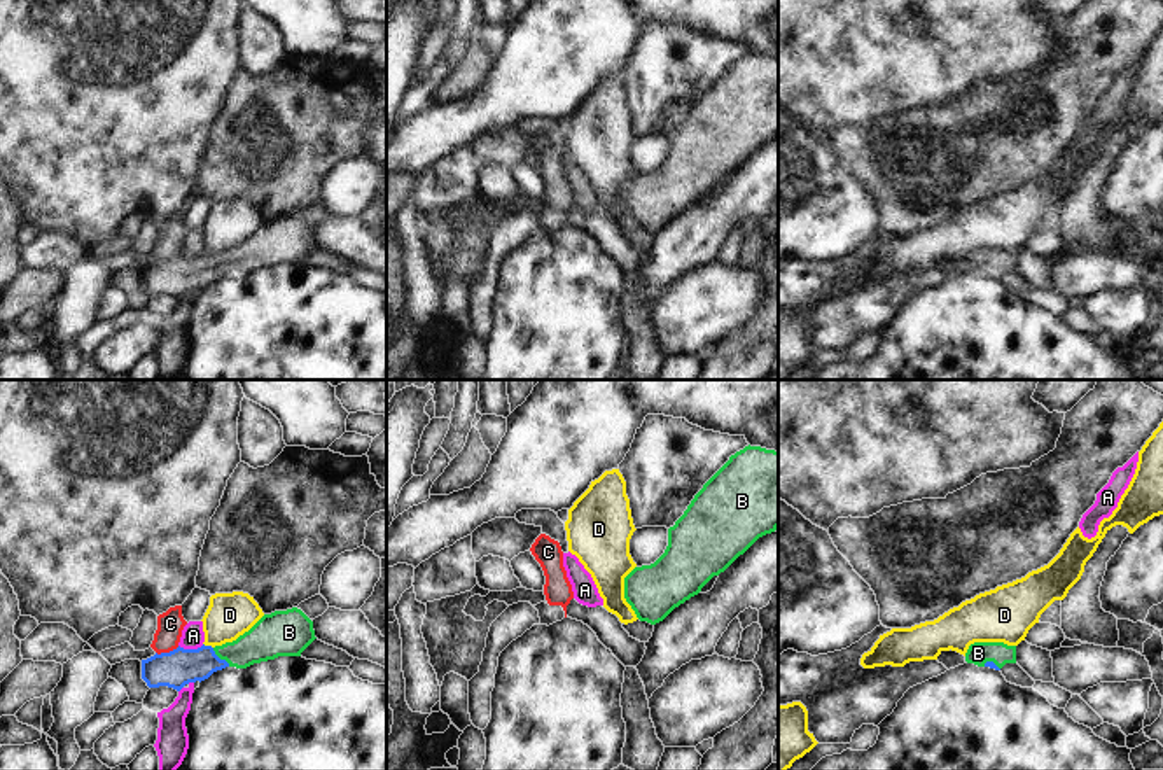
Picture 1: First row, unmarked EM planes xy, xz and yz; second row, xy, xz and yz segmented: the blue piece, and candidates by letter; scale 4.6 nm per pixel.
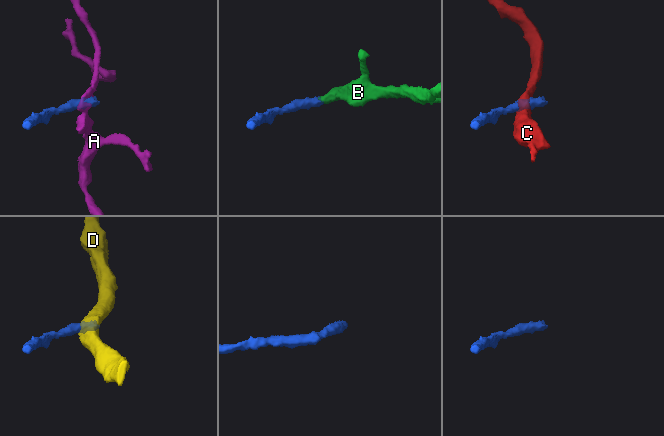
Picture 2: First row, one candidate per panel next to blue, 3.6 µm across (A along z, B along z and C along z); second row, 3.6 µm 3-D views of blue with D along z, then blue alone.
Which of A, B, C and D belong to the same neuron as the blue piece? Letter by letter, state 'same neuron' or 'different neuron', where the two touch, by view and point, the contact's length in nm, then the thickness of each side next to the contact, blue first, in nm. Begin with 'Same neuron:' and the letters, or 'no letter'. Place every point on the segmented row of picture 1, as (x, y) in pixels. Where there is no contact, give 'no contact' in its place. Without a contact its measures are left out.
Same neuron: B
A: different neuron; contact xy (191, 650); length 120 nm; calibres 170 and 110 nm
B: same neuron; contact xy (219, 658); length 120 nm; calibres 170 and 190 nm
C: different neuron; contact xy (167, 653); length 120 nm; calibres 170 and 120 nm
D: different neuron; contact xy (208, 646); length 50 nm; calibres 170 and 200 nm

